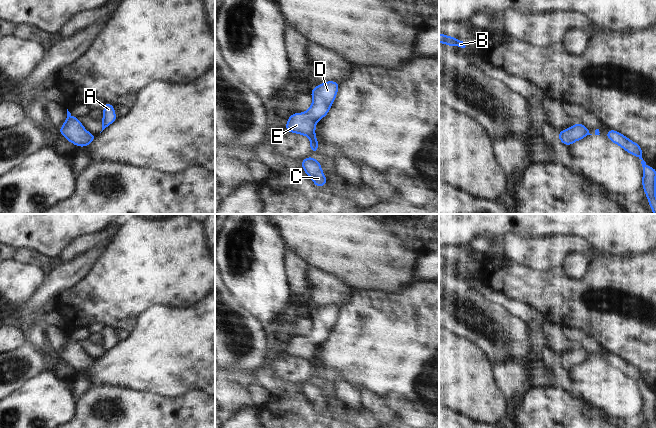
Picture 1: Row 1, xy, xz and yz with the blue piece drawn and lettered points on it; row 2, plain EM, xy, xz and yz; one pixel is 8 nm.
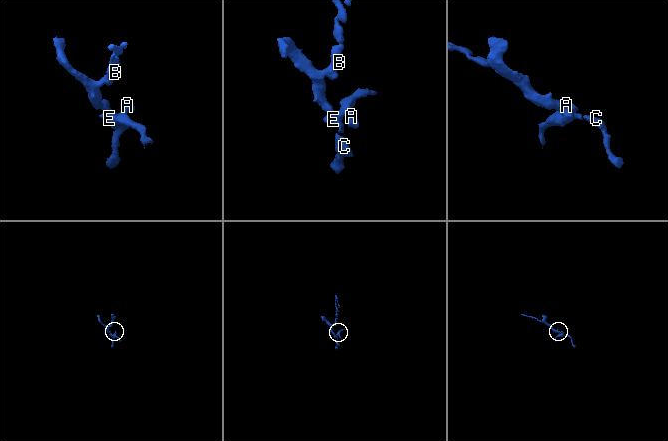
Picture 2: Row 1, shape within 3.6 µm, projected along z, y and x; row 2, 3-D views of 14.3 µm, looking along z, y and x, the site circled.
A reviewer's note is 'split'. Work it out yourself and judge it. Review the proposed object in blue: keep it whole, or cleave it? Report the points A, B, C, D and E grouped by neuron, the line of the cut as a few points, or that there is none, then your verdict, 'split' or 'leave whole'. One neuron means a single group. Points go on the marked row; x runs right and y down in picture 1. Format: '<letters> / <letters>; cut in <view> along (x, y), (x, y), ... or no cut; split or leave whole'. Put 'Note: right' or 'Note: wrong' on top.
Note: wrong
A B C D E; no cut; leave whole

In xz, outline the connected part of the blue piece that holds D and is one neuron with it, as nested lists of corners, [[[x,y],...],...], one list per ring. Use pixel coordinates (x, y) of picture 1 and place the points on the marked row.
[[[326,81],[314,87],[310,93],[313,102],[305,113],[292,113],[286,123],[285,131],[305,135],[310,138],[310,150],[317,153],[318,139],[315,135],[317,121],[324,118],[338,92],[340,83],[336,81]]]

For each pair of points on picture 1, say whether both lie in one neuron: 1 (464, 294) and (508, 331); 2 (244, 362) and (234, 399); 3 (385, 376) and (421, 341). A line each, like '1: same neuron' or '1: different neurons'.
1: same neuron
2: different neurons
3: same neuron

